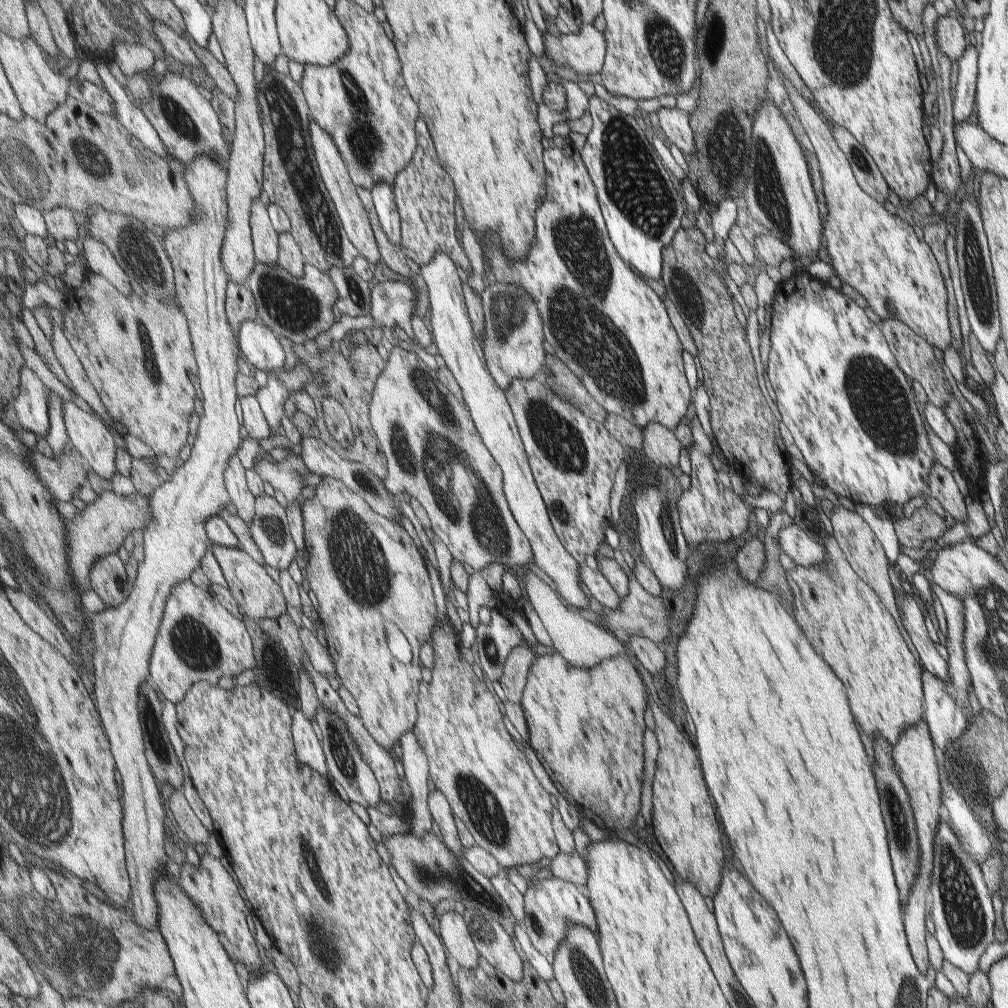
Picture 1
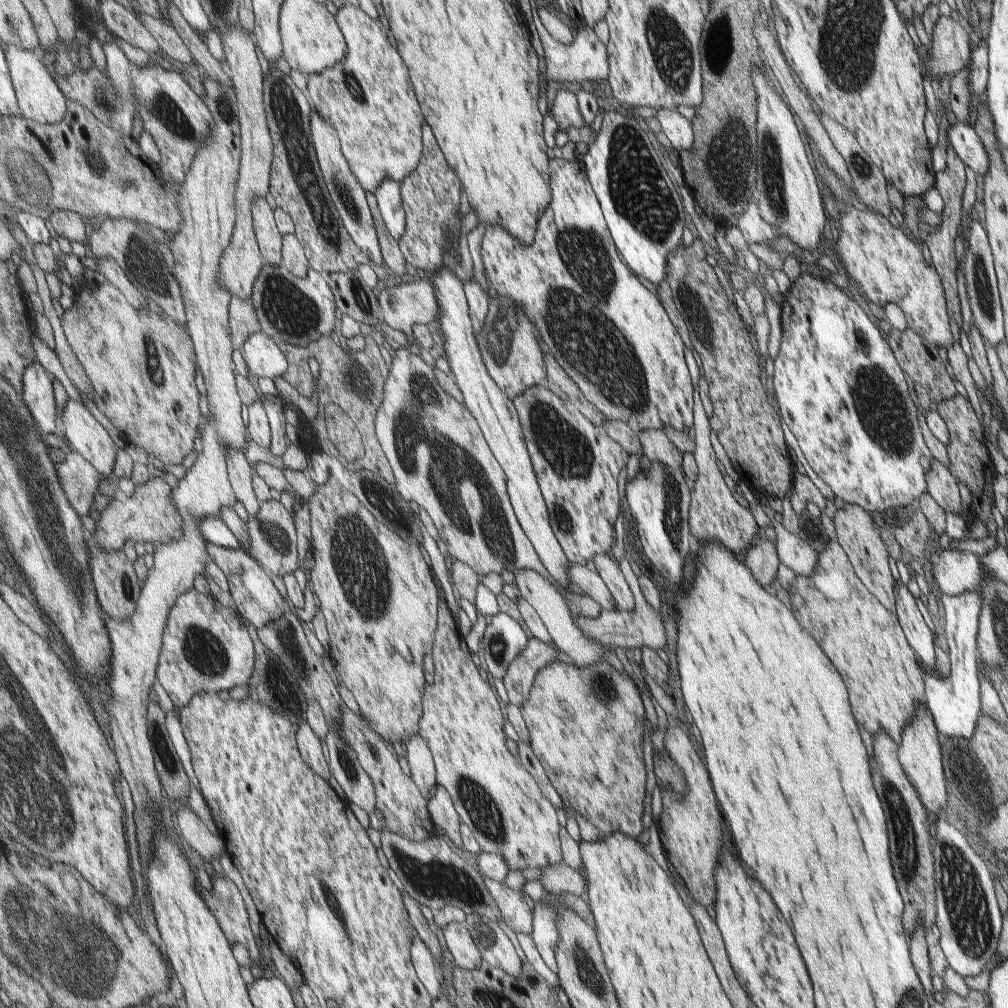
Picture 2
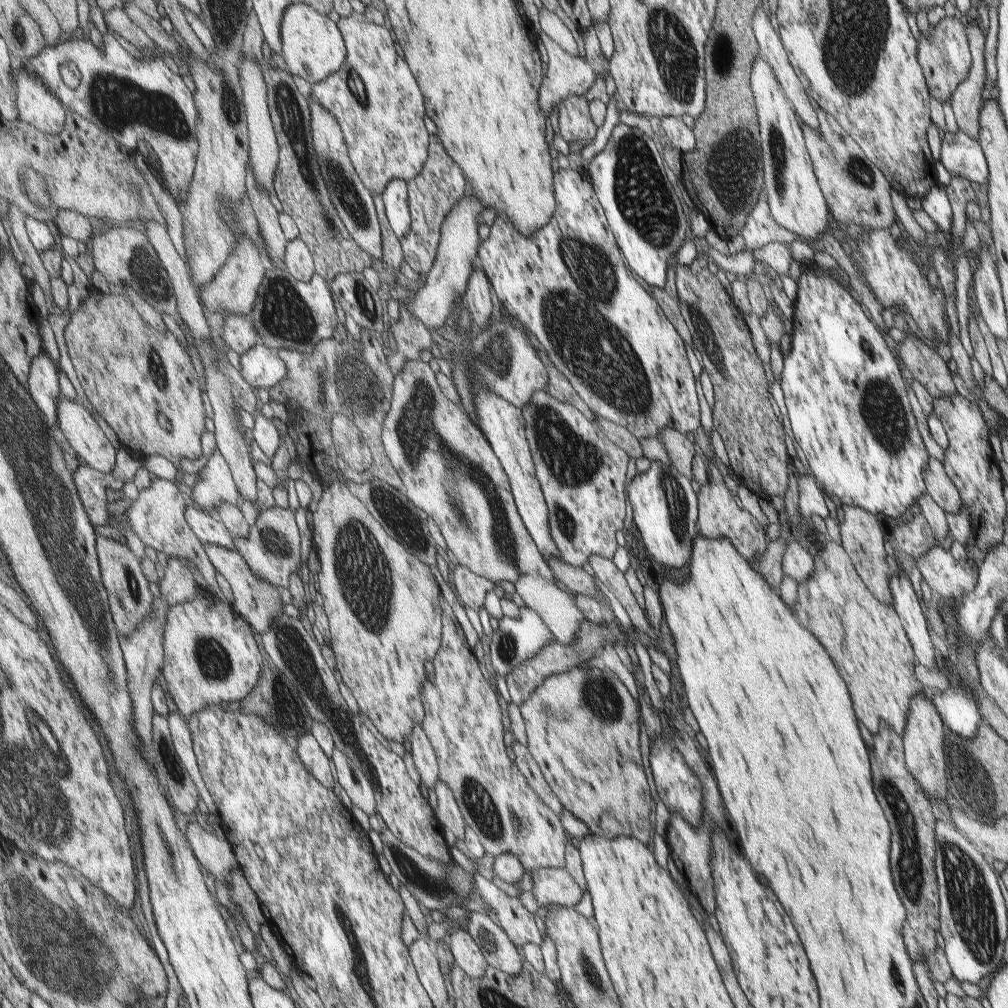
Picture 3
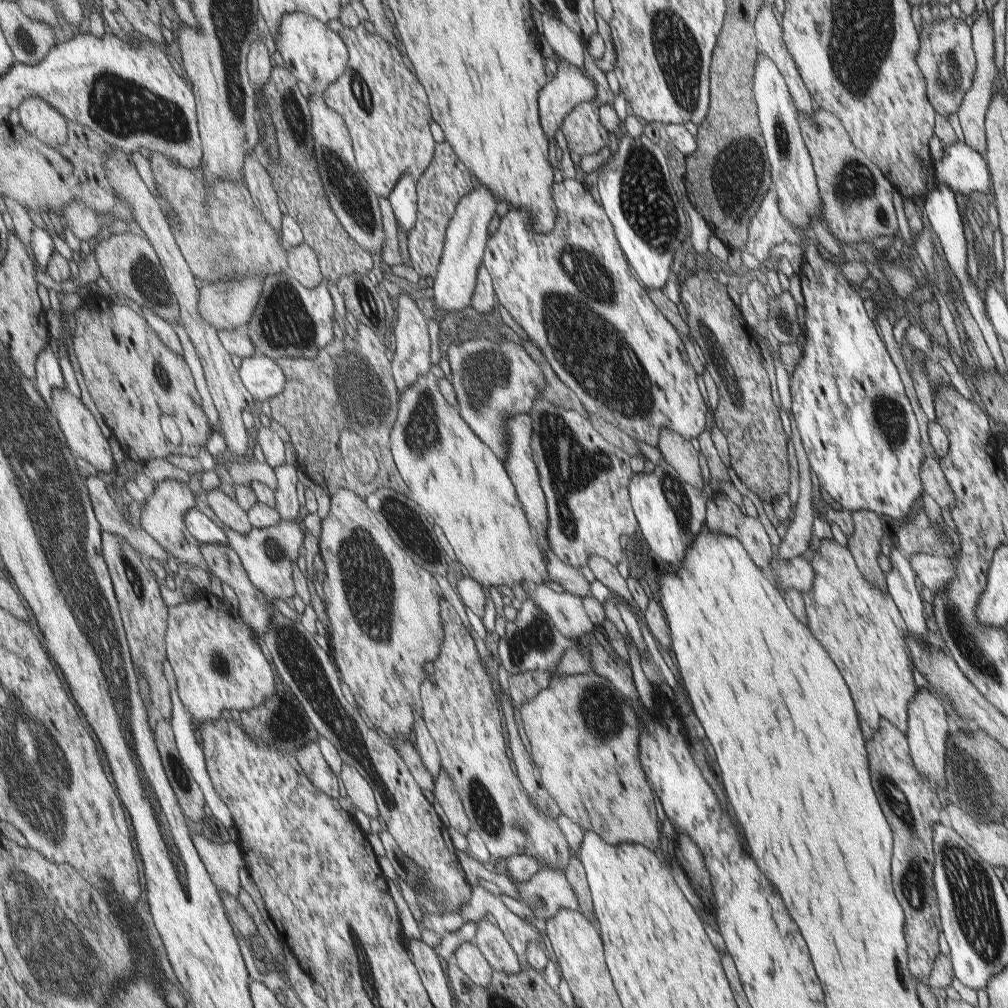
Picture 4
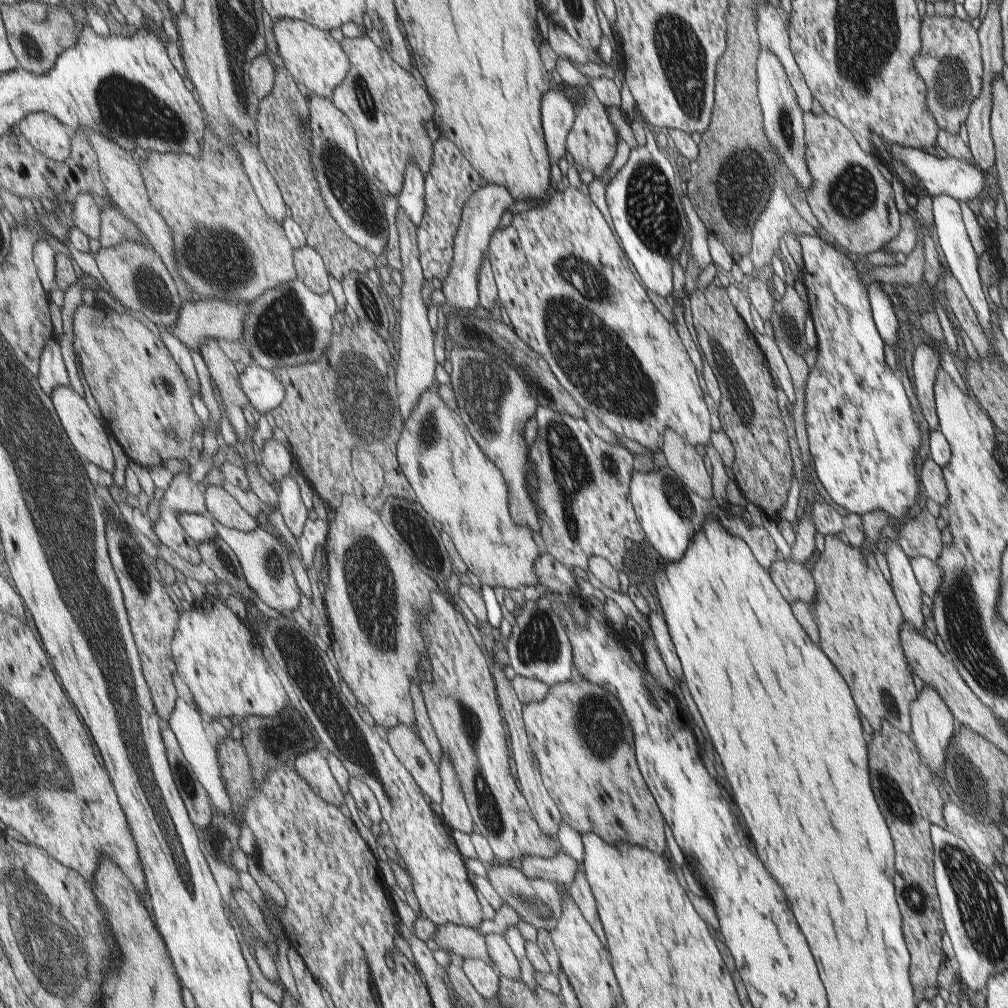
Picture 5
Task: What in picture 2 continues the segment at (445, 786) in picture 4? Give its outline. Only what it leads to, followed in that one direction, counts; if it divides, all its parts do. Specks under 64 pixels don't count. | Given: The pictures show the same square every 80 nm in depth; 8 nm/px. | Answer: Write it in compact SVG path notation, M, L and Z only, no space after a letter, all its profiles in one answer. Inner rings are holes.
M437 786L437 792L428 801L428 807L439 832L445 832L449 840L456 847L461 847L462 840L459 832L460 818L453 808L449 791L444 786Z

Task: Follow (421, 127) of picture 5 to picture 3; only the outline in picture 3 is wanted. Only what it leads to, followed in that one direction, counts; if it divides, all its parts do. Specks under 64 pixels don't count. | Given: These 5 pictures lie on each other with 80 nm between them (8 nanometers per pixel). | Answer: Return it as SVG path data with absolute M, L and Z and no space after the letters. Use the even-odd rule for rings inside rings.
M353 12L348 18L339 18L337 23L348 46L348 60L339 73L311 85L312 97L337 114L357 172L374 195L382 196L392 180L417 178L428 161L432 136L425 129L425 116L428 116L425 96L406 58L401 58L399 44L395 44L391 30L387 30L382 23L369 22L365 13Z

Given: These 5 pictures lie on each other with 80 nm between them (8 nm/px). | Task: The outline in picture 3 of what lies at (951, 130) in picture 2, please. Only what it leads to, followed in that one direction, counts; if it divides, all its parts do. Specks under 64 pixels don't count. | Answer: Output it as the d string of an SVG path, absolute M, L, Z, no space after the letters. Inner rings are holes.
M963 131L941 133L940 162L951 177L962 177L973 184L985 184L988 168L980 144Z

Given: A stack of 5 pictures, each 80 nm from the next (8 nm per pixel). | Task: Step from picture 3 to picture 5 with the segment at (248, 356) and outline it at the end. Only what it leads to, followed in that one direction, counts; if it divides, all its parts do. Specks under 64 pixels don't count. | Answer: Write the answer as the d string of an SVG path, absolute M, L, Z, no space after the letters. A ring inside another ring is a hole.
M256 361L246 366L240 376L241 388L252 410L259 415L272 413L283 404L286 389L275 368L263 368Z

